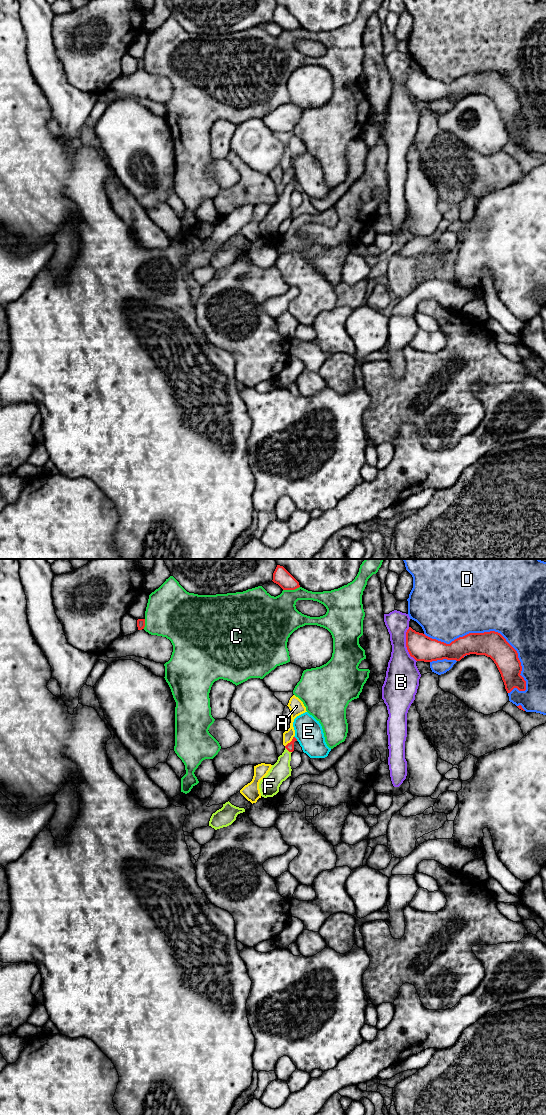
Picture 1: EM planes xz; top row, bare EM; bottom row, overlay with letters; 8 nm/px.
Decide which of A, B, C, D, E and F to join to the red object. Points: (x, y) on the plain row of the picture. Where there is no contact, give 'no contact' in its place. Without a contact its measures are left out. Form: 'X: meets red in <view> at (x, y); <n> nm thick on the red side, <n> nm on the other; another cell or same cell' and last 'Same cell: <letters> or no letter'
A: meets red in xz at (291, 181); 60 nm thick on the red side, 90 nm on the other; another cell
B: meets red in xz at (406, 84); 200 nm thick on the red side, 260 nm on the other; another cell
C: meets red in xz at (291, 29); 140 nm thick on the red side, 320 nm on the other; another cell
D: meets red in xz at (490, 71); 220 nm thick on the red side, 500 nm on the other; another cell
E: meets red in xz at (295, 178); 60 nm thick on the red side, 220 nm on the other; another cell
F: meets red in xz at (288, 190); 60 nm thick on the red side, 160 nm on the other; same cell
Same cell: F

